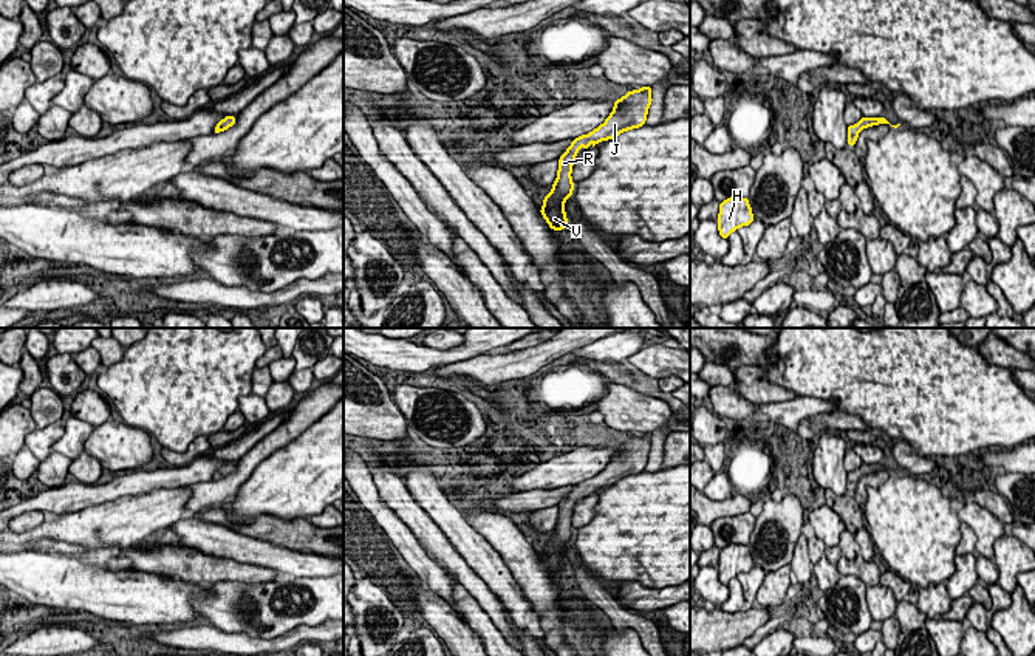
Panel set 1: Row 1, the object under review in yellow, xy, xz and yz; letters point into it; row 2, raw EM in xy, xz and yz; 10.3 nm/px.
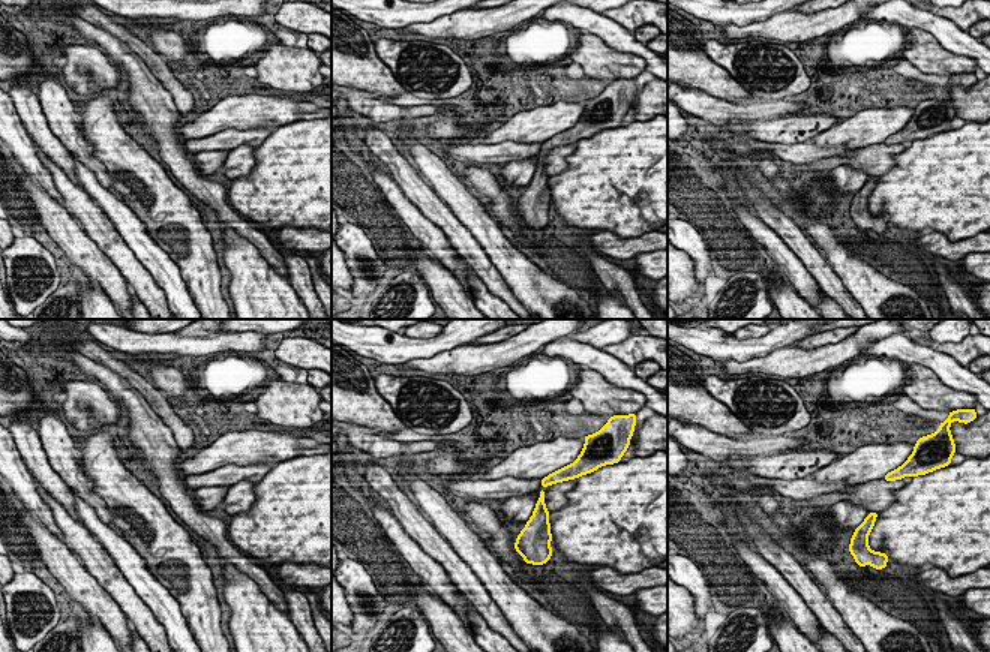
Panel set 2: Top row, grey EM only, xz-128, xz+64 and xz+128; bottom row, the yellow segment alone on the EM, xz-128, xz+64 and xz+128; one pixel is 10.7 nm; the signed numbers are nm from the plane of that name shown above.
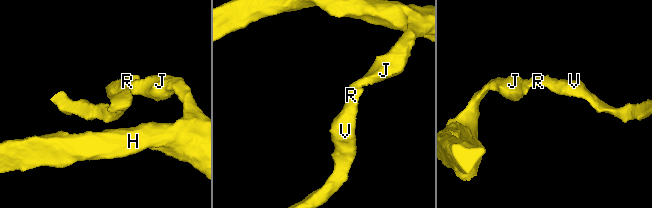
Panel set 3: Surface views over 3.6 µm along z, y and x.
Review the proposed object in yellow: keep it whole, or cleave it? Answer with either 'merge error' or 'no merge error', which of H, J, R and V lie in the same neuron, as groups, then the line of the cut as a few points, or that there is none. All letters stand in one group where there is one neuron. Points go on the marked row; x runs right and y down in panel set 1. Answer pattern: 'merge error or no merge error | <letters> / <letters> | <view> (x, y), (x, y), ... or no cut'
no merge error | H J R V | no cut

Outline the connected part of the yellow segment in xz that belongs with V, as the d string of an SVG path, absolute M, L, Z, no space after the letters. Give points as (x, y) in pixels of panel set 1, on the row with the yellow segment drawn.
M642 87L614 101L614 108L606 121L588 135L574 138L572 144L560 156L557 179L552 184L552 190L545 196L543 207L540 209L551 229L558 232L568 227L565 201L574 190L571 172L579 149L594 147L597 142L613 139L622 132L645 125L648 107L653 102L650 93L651 87Z

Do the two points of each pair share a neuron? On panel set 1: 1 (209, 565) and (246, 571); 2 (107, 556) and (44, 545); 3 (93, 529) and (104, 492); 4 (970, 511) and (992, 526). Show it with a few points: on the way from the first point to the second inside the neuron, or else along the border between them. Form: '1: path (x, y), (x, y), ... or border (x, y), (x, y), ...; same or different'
1: path (218, 570), (237, 571); same
2: path (92, 556), (59, 548); same
3: border (136, 495), (119, 495), (65, 514); different
4: path (975, 515), (987, 526); same

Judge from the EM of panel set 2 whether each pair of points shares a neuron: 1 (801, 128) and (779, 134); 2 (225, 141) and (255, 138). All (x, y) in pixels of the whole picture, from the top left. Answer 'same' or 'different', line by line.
1: same
2: same

